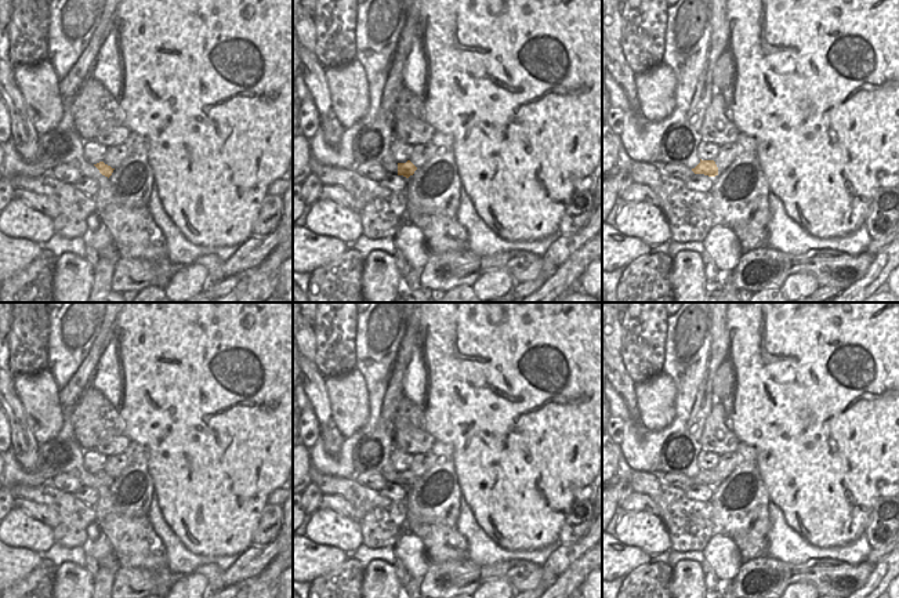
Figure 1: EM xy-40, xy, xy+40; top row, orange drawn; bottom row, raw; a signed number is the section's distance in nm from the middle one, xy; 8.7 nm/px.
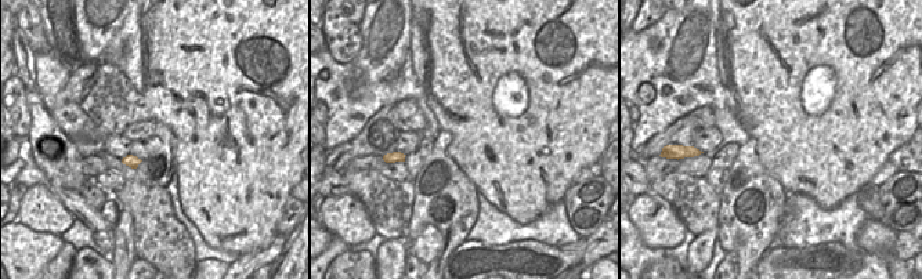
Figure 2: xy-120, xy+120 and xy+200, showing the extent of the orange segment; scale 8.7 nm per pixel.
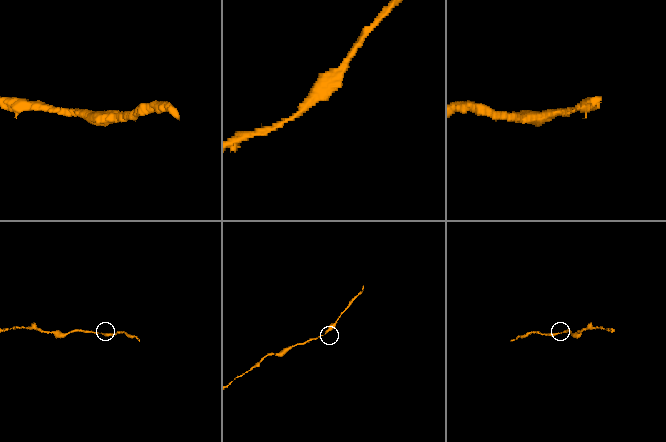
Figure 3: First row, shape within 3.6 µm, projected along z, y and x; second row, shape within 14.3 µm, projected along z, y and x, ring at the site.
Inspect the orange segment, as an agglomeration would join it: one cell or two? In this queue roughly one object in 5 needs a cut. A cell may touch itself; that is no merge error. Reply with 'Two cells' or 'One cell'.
One cell

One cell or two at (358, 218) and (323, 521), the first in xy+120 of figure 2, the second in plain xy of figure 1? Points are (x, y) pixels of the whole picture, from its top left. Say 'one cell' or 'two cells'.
one cell

